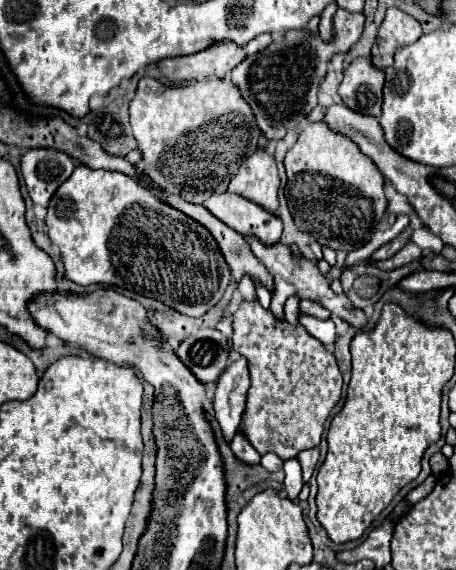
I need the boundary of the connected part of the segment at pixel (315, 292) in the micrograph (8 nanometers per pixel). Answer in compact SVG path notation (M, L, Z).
M246 238L248 240L248 244L250 244L250 248L252 248L252 252L256 254L256 258L268 268L268 272L274 276L274 286L276 286L276 290L274 290L274 296L272 296L270 309L274 312L274 316L276 316L279 320L284 320L285 315L283 311L284 302L286 302L286 298L288 296L300 296L300 298L312 298L312 300L318 300L324 308L328 308L330 312L332 312L332 318L336 318L336 320L344 320L344 322L348 322L348 324L352 324L352 326L356 326L356 328L360 328L360 326L364 326L366 324L366 316L364 316L364 312L360 310L360 308L354 308L352 304L350 304L350 300L348 300L348 296L346 294L334 294L332 292L332 288L330 288L330 282L326 280L326 276L318 270L318 266L314 266L312 262L308 262L304 256L298 260L296 256L294 256L294 252L288 248L288 246L284 246L284 244L274 244L274 246L260 246L260 240L256 240L256 238Z

